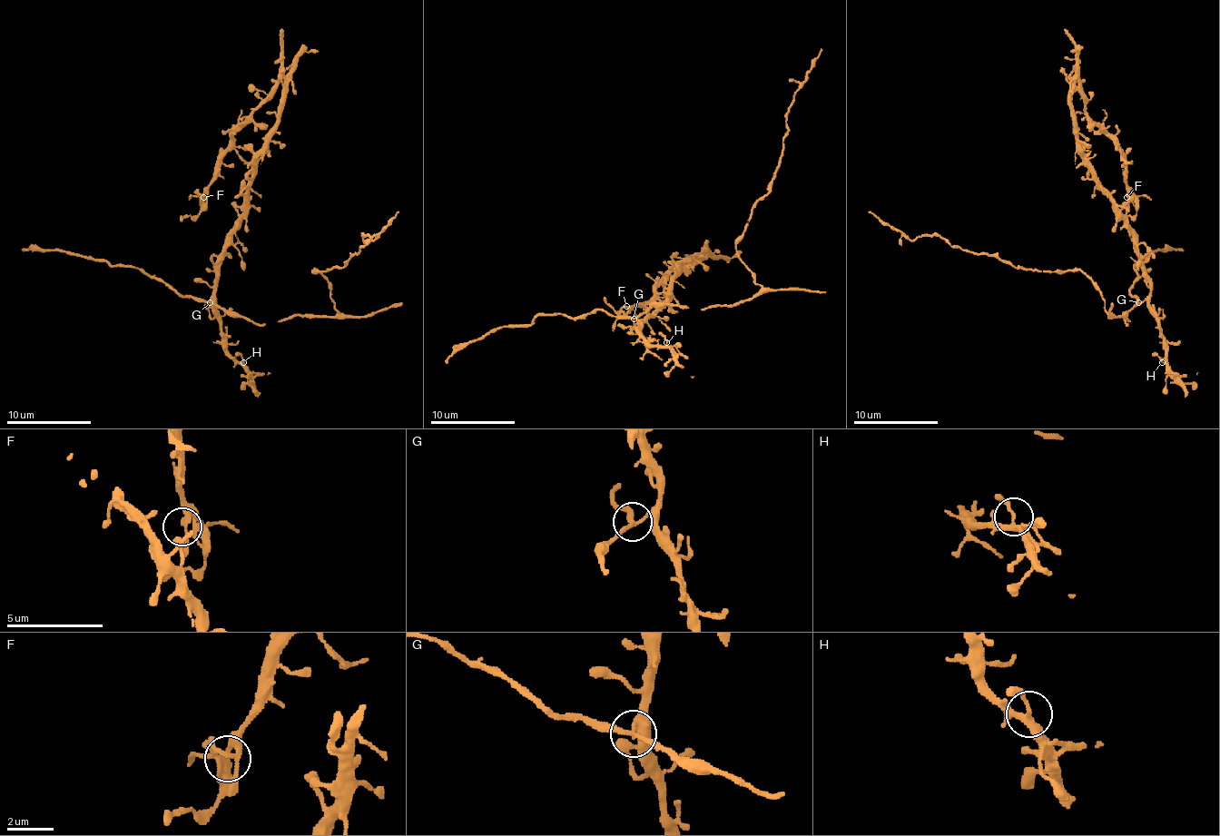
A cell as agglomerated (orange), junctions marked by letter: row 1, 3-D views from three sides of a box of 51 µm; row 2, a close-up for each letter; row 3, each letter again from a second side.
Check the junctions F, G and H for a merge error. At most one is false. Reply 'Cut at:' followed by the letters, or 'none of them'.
Cut at: none of them

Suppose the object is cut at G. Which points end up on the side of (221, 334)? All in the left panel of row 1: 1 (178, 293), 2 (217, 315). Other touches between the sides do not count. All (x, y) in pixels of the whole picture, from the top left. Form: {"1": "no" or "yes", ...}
{"1": "no", "2": "yes"}

